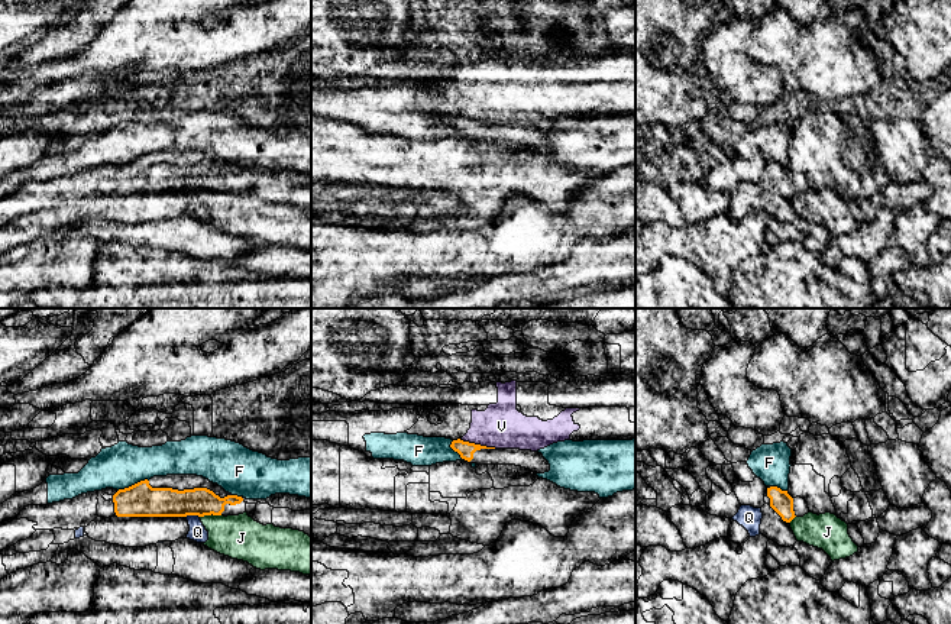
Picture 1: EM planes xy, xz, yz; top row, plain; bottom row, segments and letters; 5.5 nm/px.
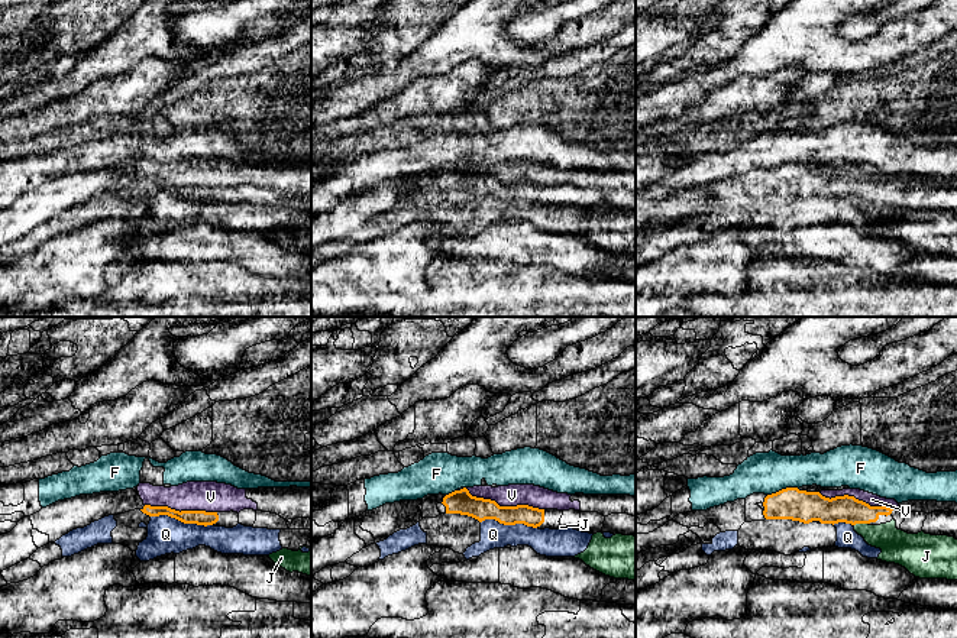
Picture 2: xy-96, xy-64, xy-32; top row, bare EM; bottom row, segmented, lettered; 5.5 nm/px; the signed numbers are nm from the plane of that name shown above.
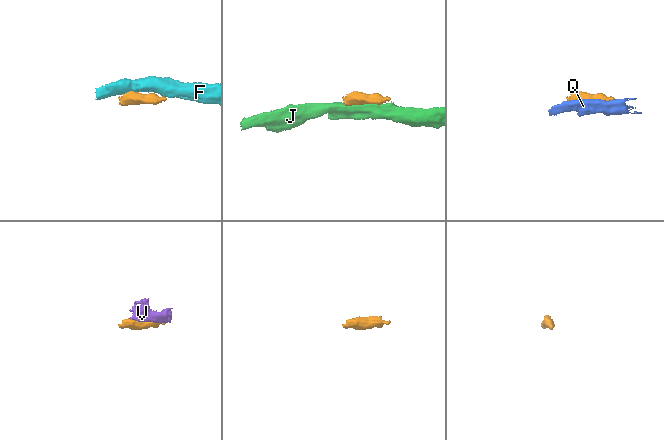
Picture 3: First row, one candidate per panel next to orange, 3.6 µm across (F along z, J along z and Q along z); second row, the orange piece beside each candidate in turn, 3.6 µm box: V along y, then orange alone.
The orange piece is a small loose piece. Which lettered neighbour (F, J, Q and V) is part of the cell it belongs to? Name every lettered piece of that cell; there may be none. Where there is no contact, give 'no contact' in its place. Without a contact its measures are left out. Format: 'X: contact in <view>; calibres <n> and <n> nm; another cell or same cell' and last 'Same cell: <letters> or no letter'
F: contact in xy; calibres 190 and 240 nm; another cell
J: contact in xy; calibres 160 and 240 nm; another cell
Q: contact in xy; calibres 160 and 100 nm; another cell
V: contact in xz; calibres 90 and 260 nm; another cell
Same cell: no letter

